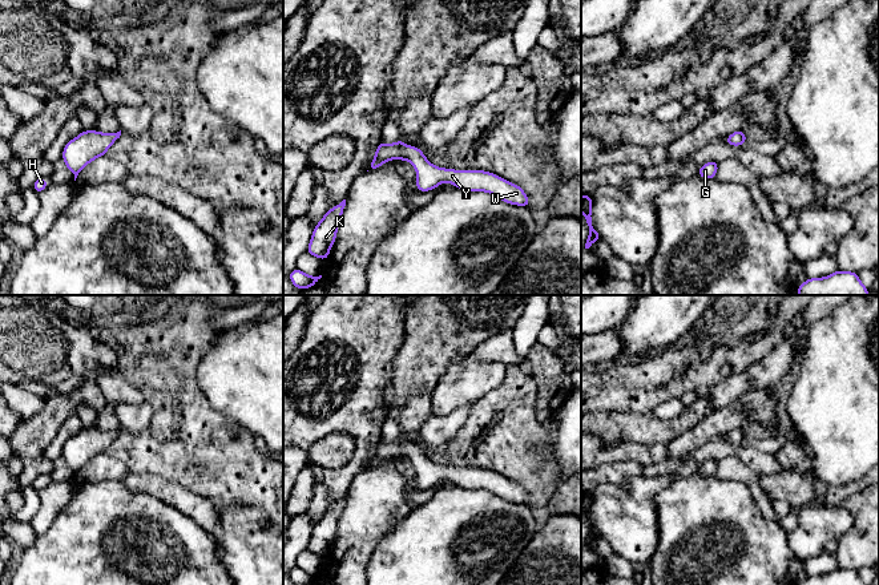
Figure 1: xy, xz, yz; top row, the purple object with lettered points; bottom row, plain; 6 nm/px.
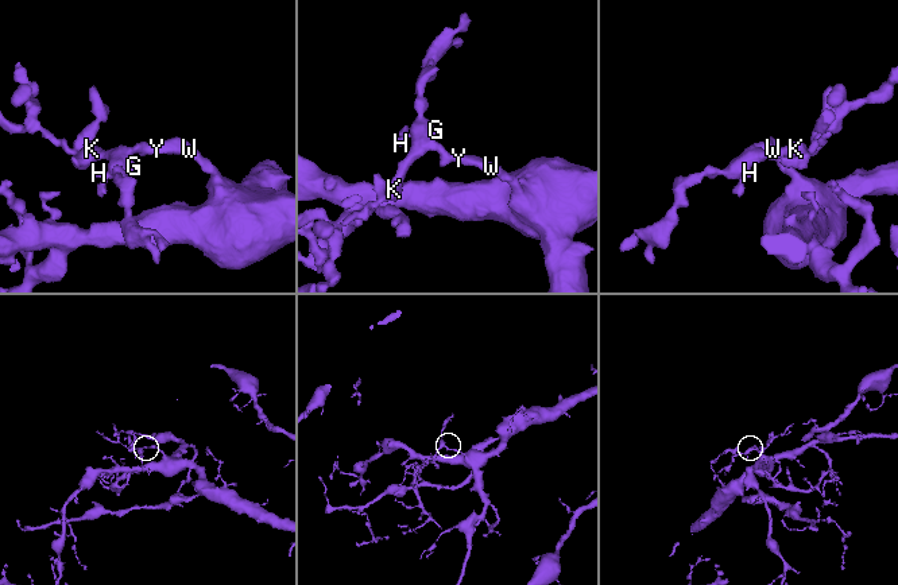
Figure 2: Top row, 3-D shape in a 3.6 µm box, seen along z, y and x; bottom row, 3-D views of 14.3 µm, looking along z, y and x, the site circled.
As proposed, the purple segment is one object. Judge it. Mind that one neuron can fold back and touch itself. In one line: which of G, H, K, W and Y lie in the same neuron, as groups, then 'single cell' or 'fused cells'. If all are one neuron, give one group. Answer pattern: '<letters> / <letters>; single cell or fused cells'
G H K W Y; single cell

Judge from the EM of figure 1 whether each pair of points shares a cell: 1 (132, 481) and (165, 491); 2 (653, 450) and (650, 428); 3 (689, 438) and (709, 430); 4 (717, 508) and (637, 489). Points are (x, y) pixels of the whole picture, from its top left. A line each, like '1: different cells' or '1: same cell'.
1: same cell
2: different cells
3: same cell
4: different cells

